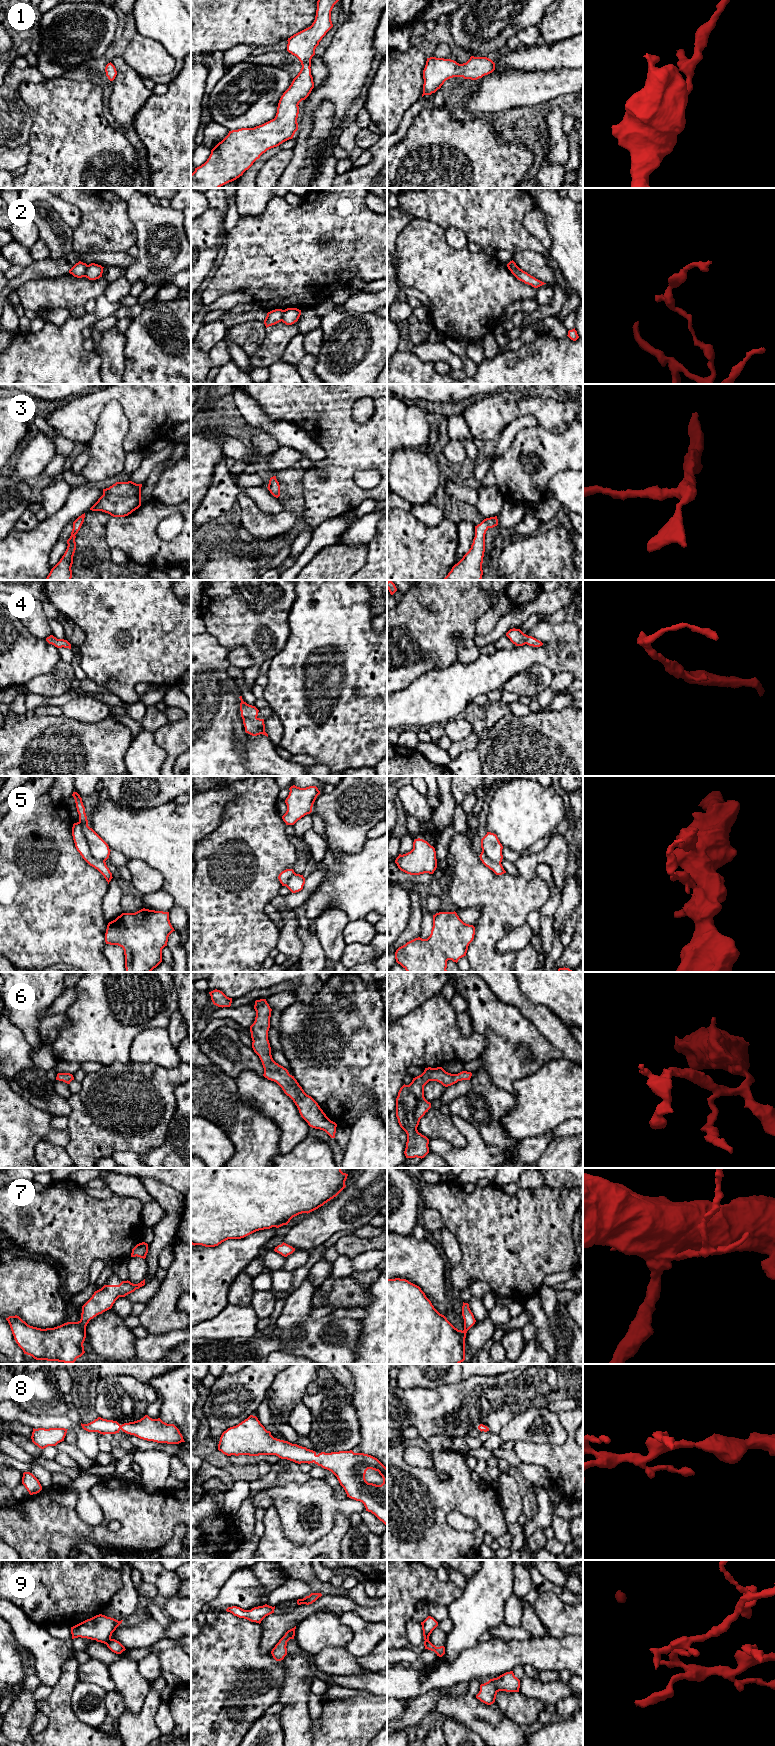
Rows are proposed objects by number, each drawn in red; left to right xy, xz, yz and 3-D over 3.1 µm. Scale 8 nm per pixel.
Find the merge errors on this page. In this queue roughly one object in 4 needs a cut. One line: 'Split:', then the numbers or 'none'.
Split: 2, 5, 9

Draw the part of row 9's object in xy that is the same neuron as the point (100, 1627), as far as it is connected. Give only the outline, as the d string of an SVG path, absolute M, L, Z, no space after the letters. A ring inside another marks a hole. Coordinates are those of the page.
M102 1614L96 1615L71 1627L72 1639L81 1637L107 1644L122 1621Z

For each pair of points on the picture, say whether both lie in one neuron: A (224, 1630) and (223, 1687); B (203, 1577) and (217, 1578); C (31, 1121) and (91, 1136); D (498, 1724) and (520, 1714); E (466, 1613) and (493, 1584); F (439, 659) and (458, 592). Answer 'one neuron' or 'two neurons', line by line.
A: one neuron
B: one neuron
C: two neurons
D: two neurons
E: one neuron
F: one neuron

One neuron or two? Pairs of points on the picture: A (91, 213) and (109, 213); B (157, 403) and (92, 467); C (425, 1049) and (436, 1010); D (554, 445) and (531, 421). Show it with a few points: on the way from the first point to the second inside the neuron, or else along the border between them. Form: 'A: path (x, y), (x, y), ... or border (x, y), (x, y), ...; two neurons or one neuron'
A: path (95, 213), (105, 213); one neuron
B: border (122, 409), (129, 425), (123, 441), (126, 453); two neurons
C: path (425, 1039), (435, 1020); one neuron
D: border (538, 425), (523, 427), (514, 436); two neurons

